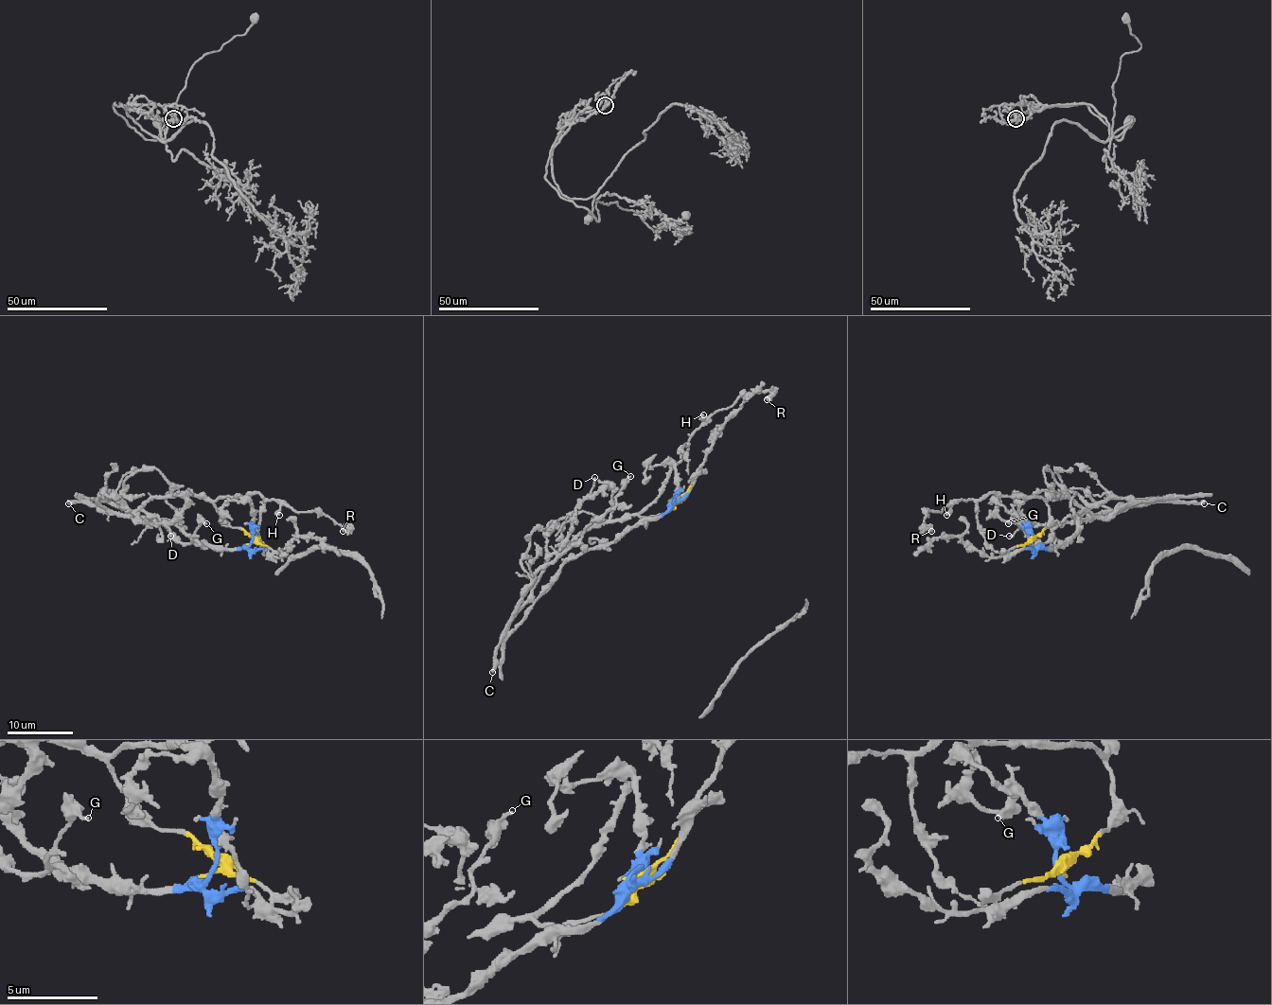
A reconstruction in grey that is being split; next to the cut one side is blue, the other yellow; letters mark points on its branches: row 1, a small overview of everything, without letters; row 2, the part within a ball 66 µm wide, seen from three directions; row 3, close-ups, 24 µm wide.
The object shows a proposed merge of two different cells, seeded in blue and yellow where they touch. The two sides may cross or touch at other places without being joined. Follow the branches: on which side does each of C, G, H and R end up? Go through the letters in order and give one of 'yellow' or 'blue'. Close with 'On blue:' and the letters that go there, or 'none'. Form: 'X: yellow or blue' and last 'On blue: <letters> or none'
C: yellow
G: yellow
H: yellow
R: yellow
On blue: none

